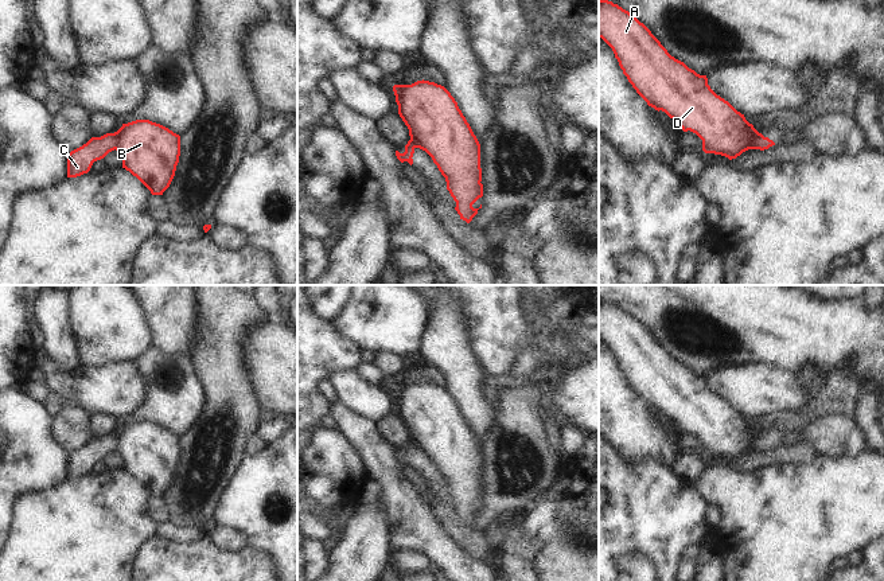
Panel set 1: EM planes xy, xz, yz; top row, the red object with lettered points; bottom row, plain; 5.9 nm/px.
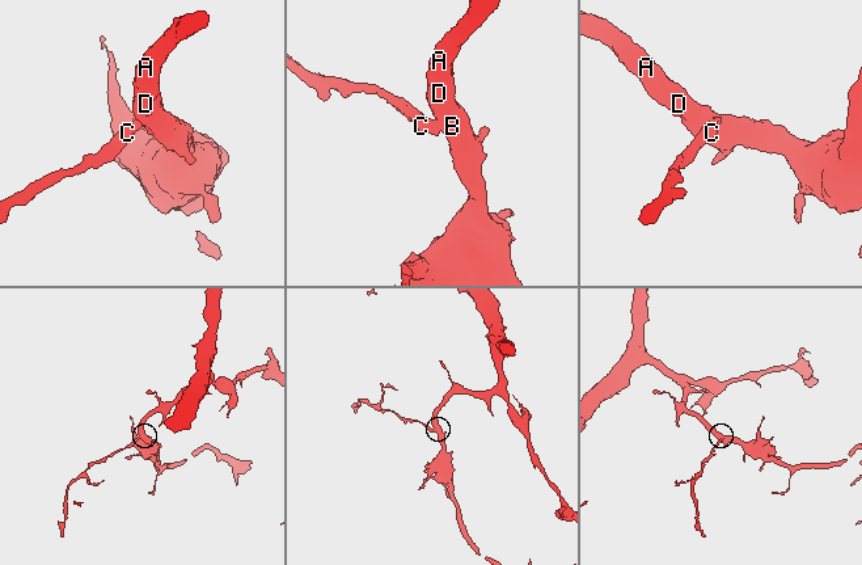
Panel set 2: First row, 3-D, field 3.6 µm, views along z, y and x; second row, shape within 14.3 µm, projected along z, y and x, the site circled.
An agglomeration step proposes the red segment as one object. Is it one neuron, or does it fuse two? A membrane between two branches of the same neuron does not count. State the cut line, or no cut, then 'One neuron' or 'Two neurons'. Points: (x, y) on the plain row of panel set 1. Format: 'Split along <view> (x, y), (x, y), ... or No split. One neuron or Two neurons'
Split along xy (112, 435), (112, 443), (116, 449). Two neurons

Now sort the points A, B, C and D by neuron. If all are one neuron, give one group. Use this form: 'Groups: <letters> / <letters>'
Groups: A B D / C

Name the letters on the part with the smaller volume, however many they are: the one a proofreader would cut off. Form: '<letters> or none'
C

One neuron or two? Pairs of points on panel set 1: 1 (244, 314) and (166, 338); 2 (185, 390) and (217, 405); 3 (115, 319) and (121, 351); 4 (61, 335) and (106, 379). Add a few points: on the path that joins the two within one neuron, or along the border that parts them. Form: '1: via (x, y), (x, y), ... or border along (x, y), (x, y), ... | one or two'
1: border along (197, 299), (197, 339), (190, 357) | two
2: border along (195, 370), (203, 389), (203, 409), (189, 427) | two
3: via (116, 327), (121, 335), (121, 343) | one
4: border along (47, 355), (62, 371), (71, 371), (80, 365) | two

